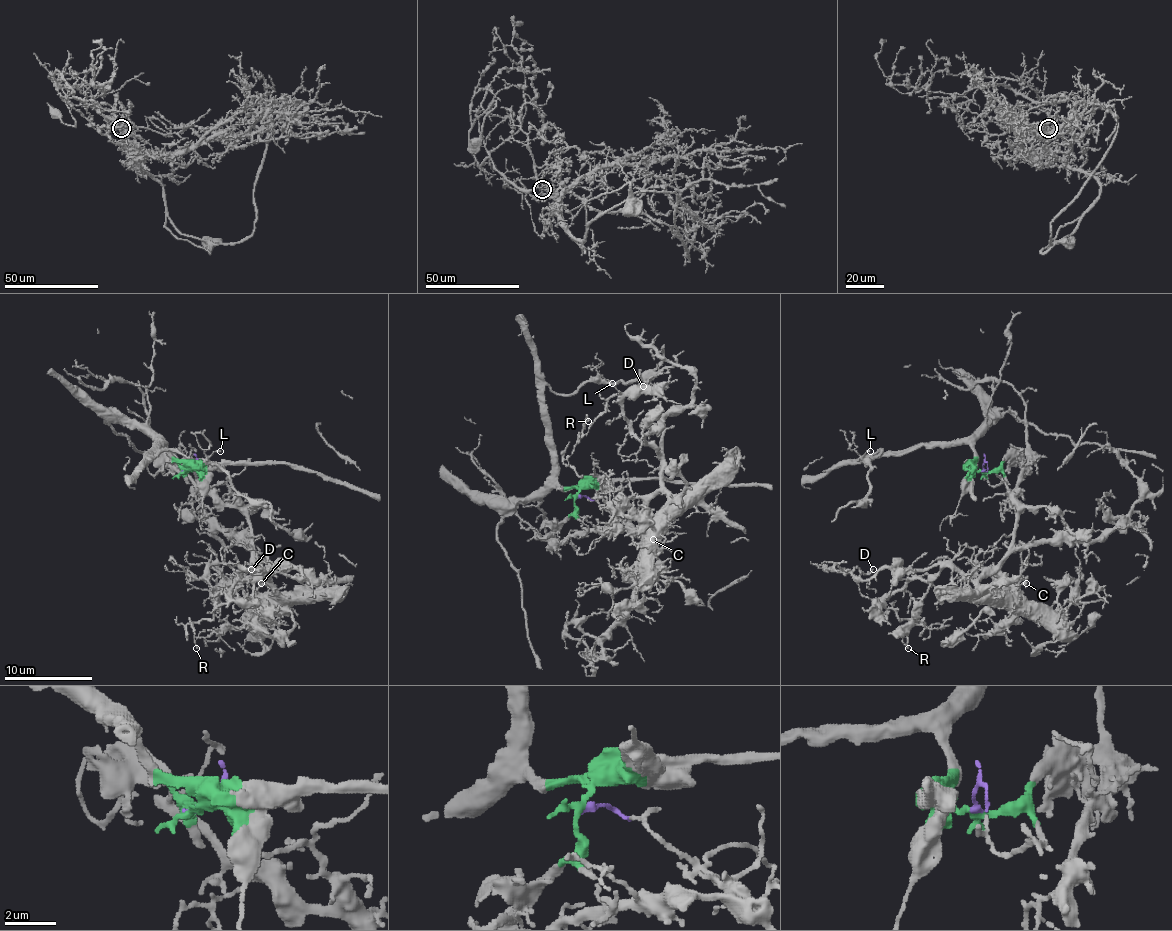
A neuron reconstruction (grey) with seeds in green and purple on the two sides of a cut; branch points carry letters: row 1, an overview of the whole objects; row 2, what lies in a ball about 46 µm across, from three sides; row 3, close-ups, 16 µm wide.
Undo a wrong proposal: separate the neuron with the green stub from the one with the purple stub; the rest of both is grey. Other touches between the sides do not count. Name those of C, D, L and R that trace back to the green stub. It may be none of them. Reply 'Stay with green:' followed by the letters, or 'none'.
Stay with green: L

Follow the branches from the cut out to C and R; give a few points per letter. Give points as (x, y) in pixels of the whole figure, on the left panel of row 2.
C: (186, 471), (197, 462), (208, 486), (225, 484), (247, 519), (252, 567), (276, 594), (260, 583)
R: (186, 471), (225, 484), (252, 565), (271, 567), (192, 622), (197, 648)

